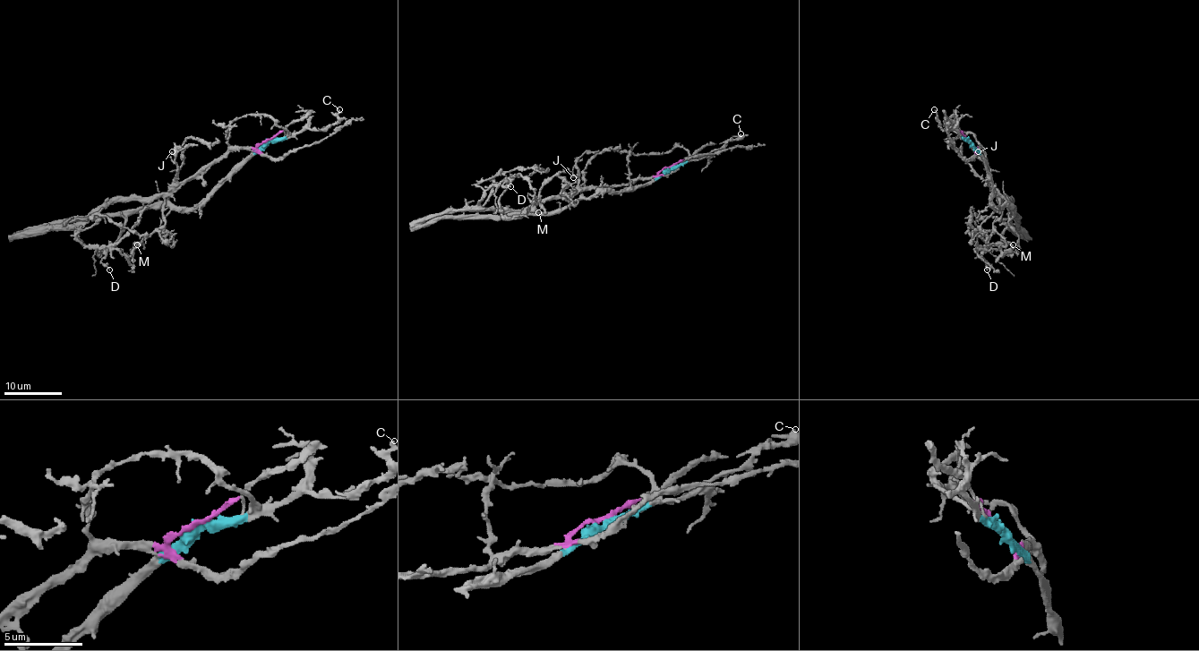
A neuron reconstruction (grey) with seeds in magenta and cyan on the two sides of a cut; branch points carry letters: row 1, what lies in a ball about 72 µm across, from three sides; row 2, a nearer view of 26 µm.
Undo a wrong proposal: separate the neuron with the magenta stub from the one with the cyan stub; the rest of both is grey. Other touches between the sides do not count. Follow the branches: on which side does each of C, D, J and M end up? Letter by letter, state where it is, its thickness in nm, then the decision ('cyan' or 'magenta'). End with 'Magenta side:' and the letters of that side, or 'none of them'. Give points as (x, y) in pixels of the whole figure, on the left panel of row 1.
C: place (339, 109); calibre 190 nm; cyan
D: place (109, 269); calibre 180 nm; cyan
J: place (172, 151); calibre 150 nm; magenta
M: place (137, 244); calibre 220 nm; magenta
Magenta side: J, M

